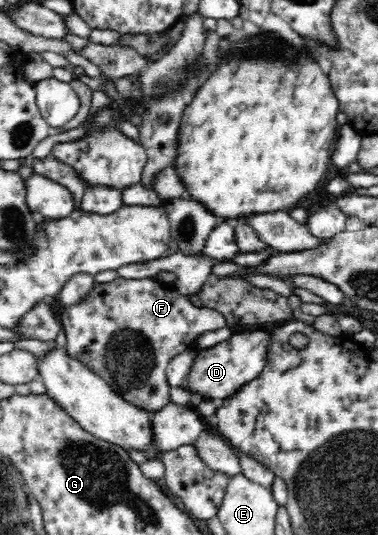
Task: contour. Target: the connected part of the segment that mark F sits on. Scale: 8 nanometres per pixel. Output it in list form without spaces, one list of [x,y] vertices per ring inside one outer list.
[[[119,276],[112,282],[96,282],[79,304],[63,307],[60,322],[66,334],[67,352],[95,374],[102,375],[123,400],[150,414],[169,404],[171,386],[165,377],[169,362],[183,351],[191,350],[192,343],[204,332],[228,326],[225,316],[218,310],[194,306],[189,297],[155,278],[128,279]]]

